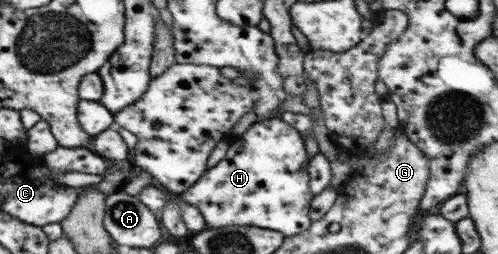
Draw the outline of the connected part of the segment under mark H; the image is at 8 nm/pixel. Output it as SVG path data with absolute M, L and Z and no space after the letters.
M271 118L256 122L243 134L233 137L226 157L218 165L206 169L180 197L199 210L208 228L254 226L278 231L285 237L300 234L311 226L309 213L313 195L310 192L309 160L306 155L302 135L283 119Z

